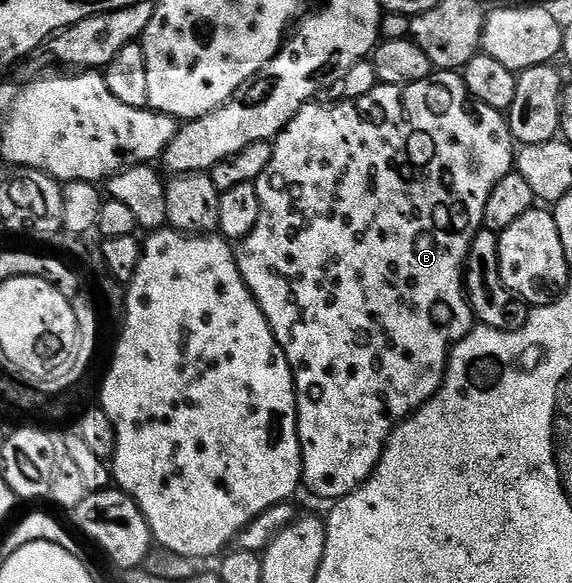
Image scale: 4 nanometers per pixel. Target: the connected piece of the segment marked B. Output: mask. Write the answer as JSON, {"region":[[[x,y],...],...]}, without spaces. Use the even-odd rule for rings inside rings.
{"region":[[[436,71],[427,79],[405,87],[380,83],[370,89],[366,97],[345,103],[333,102],[328,105],[332,107],[319,107],[318,104],[316,101],[307,103],[272,143],[270,165],[266,165],[262,177],[255,182],[260,202],[258,225],[254,225],[245,239],[239,240],[234,254],[244,283],[258,301],[292,370],[303,486],[308,486],[320,499],[335,501],[357,491],[372,476],[393,431],[423,403],[429,403],[436,396],[452,348],[474,326],[472,307],[464,289],[464,263],[476,232],[481,230],[486,201],[490,201],[494,185],[513,170],[514,140],[505,112],[475,103],[466,89],[463,74],[455,71]]]}

